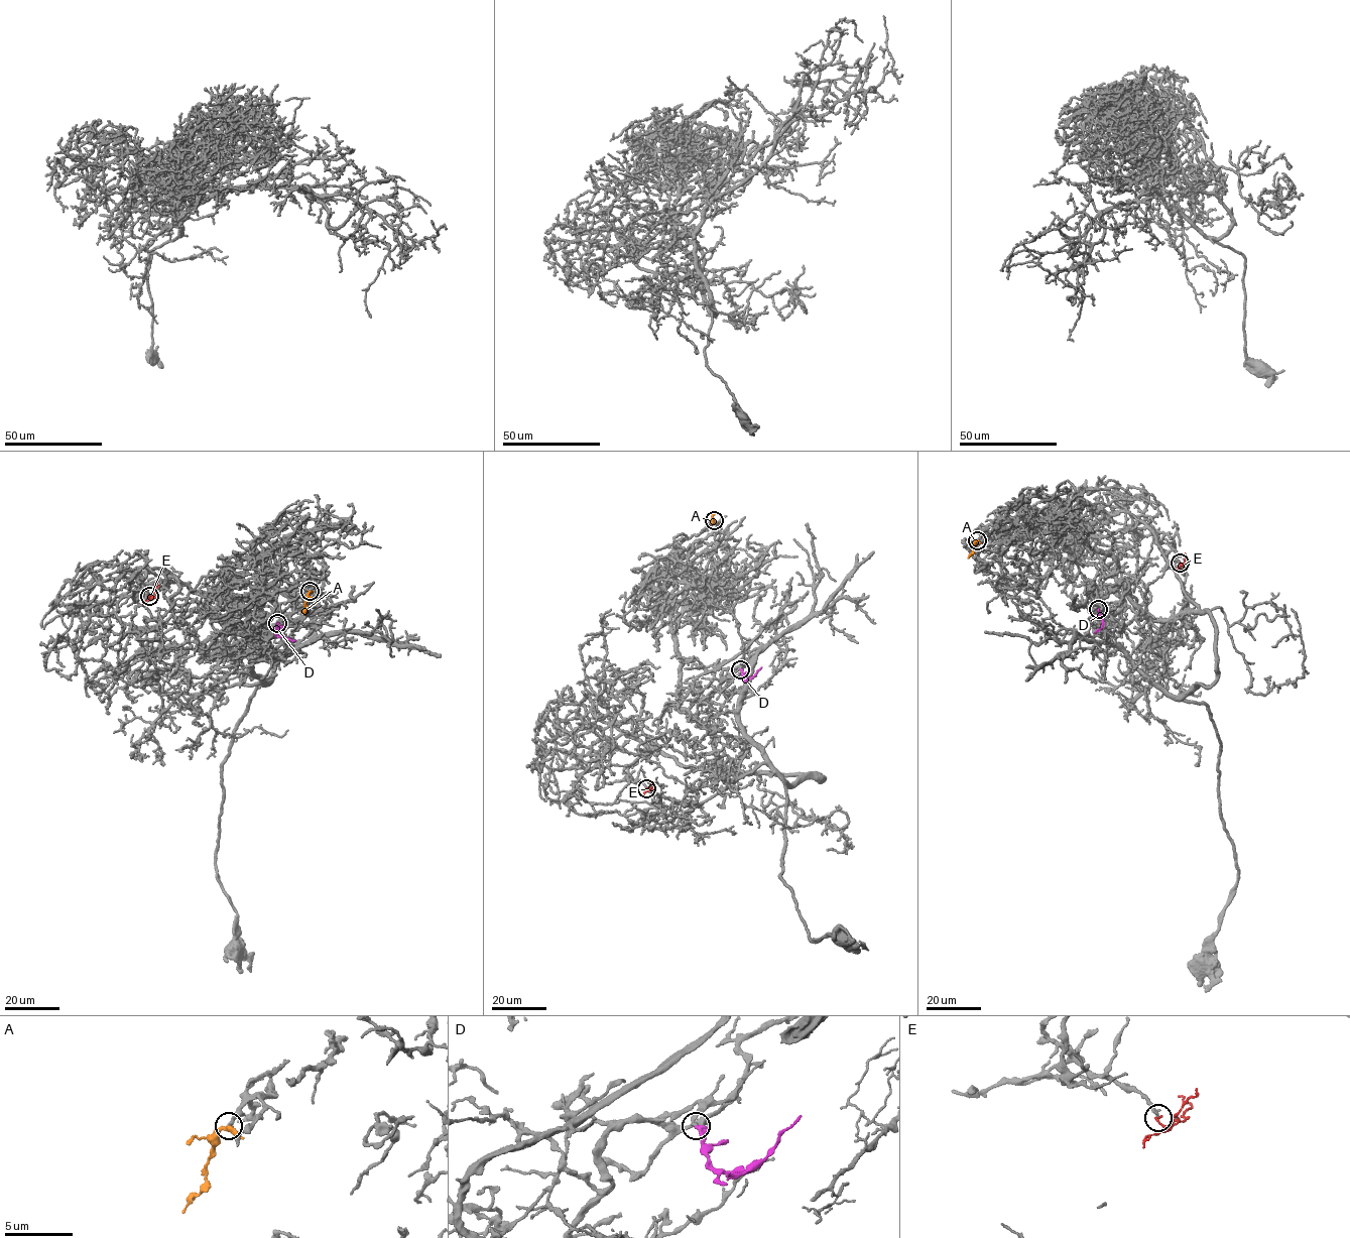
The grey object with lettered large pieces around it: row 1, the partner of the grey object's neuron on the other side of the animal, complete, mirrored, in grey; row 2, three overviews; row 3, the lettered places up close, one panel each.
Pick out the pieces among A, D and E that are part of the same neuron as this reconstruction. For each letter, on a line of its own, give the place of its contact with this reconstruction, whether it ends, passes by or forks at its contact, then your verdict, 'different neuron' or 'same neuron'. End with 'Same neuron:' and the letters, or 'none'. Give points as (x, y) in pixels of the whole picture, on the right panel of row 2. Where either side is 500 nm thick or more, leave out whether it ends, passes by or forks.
A: (977, 540) | it passes by | different neuron
D: (1098, 609) | it ends | same neuron
E: (1180, 563) | it ends | different neuron
Same neuron: D

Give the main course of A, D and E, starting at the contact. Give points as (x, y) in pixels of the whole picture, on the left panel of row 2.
A: (310, 591), (304, 615)
D: (276, 623), (275, 631), (295, 640)
E: (149, 596), (155, 590), (156, 581)

